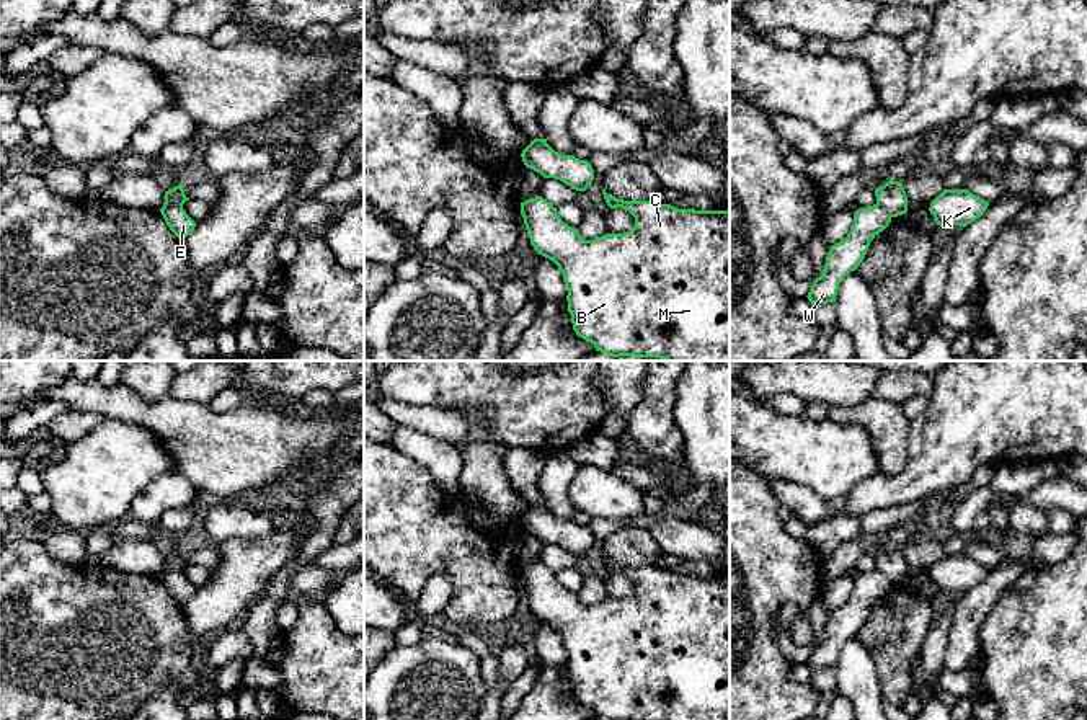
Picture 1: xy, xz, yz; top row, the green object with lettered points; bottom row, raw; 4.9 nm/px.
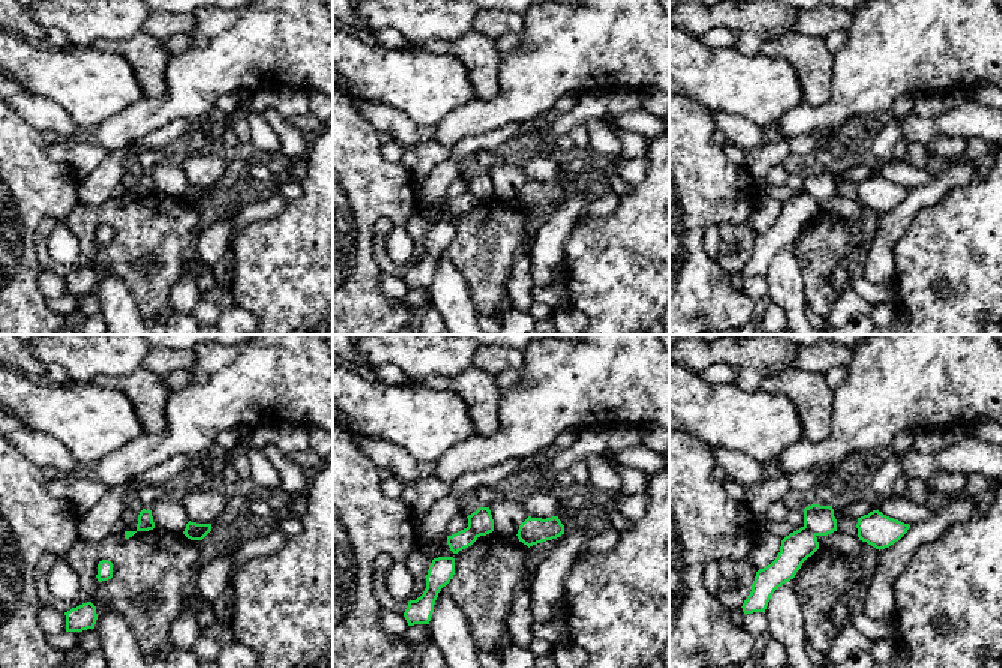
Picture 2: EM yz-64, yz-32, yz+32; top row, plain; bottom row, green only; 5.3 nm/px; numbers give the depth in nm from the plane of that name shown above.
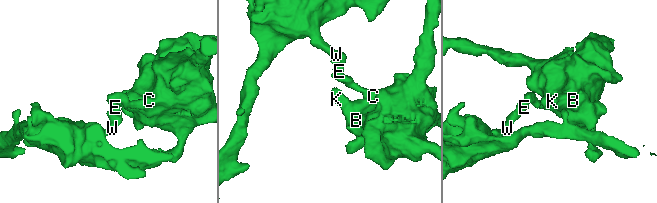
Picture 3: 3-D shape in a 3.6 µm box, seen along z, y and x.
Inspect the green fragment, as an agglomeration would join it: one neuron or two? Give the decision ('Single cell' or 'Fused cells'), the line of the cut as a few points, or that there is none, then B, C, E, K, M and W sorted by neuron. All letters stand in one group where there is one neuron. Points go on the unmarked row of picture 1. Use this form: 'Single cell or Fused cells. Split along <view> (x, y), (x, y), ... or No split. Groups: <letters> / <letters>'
Fused cells. Split along xy (181, 570), (164, 572). Groups: B C K M / E W

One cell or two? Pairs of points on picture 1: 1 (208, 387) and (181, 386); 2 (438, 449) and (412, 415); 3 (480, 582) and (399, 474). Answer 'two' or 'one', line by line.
1: one
2: two
3: one

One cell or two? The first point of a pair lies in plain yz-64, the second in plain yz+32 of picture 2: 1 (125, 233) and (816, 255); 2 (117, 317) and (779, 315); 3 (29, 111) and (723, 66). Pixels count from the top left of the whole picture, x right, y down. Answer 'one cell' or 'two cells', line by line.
1: one cell
2: two cells
3: two cells

